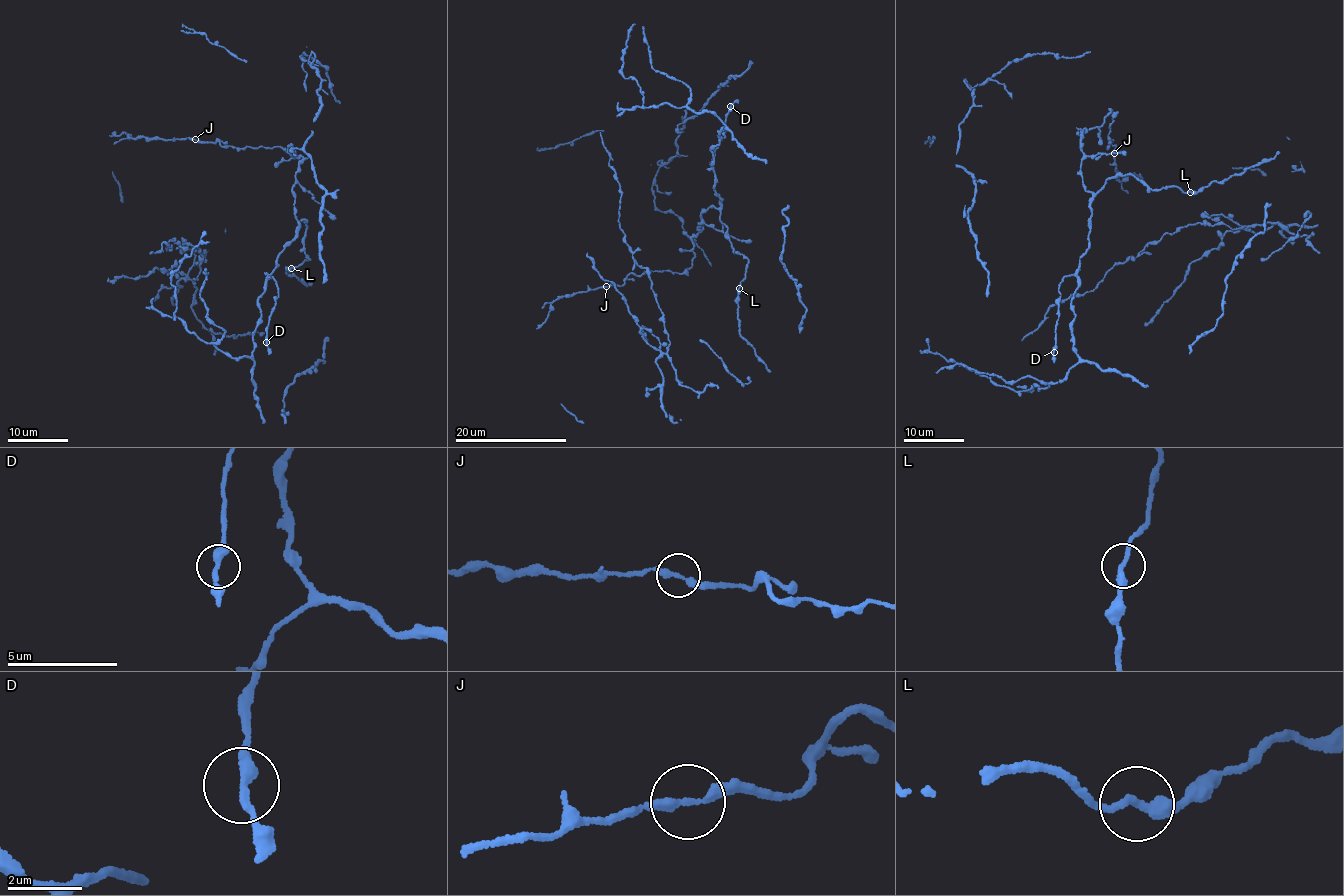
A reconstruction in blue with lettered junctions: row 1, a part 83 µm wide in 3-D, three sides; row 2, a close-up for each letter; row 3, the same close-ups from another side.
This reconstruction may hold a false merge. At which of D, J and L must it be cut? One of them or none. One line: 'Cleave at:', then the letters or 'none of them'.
Cleave at: none of them

